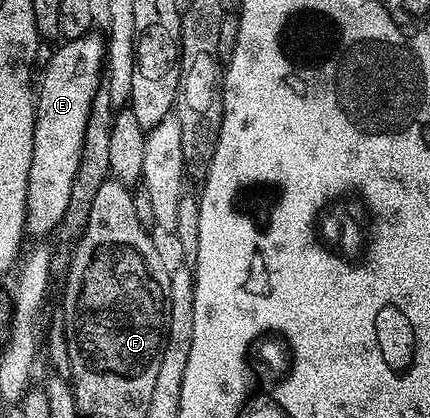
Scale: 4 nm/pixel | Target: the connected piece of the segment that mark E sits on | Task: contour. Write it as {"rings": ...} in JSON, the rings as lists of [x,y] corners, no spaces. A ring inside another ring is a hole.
{"rings":[[[97,34],[67,40],[54,52],[54,57],[46,64],[46,73],[41,73],[36,88],[36,115],[34,117],[34,145],[32,146],[32,170],[28,170],[28,202],[26,203],[26,231],[34,238],[46,238],[59,227],[68,209],[72,184],[80,165],[81,147],[84,146],[85,127],[88,125],[89,110],[94,95],[100,87],[98,75],[103,75],[106,46],[103,37]]]}

